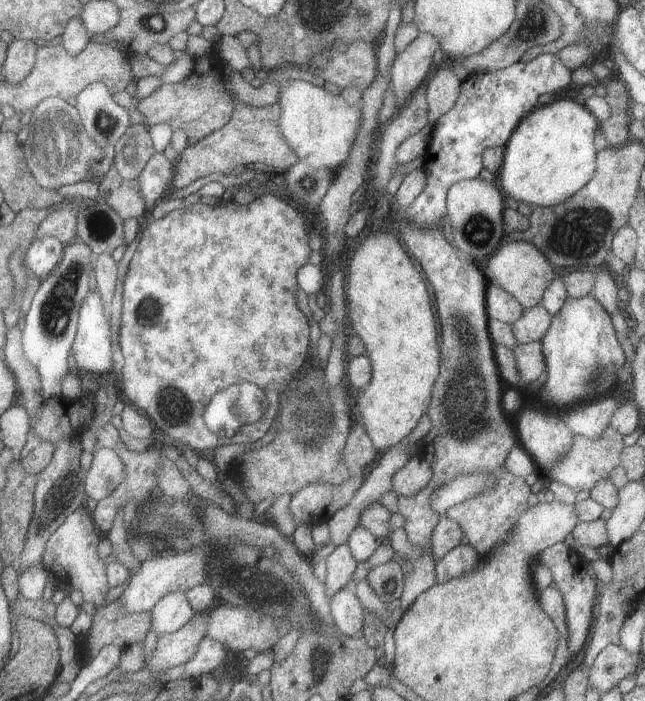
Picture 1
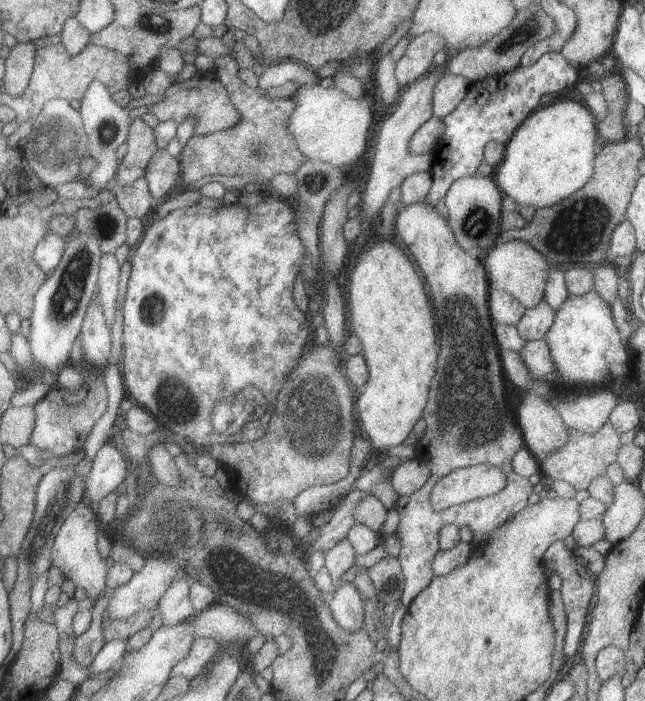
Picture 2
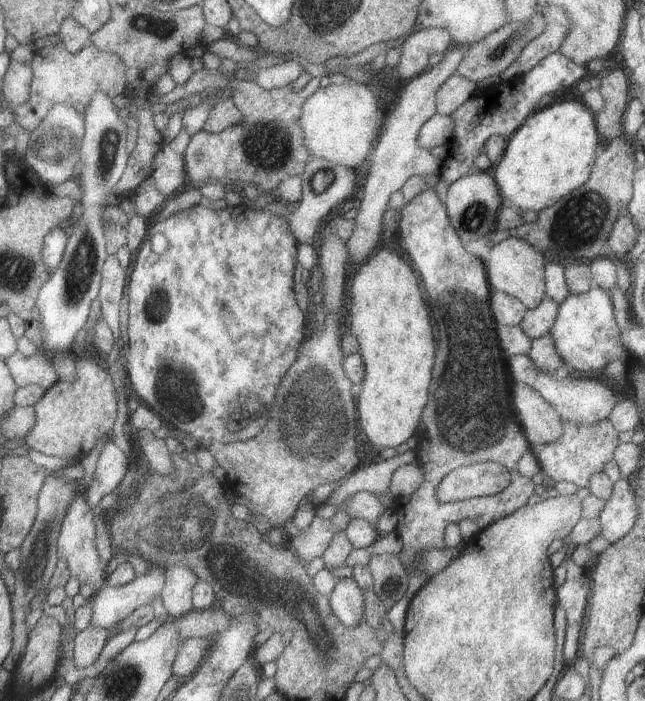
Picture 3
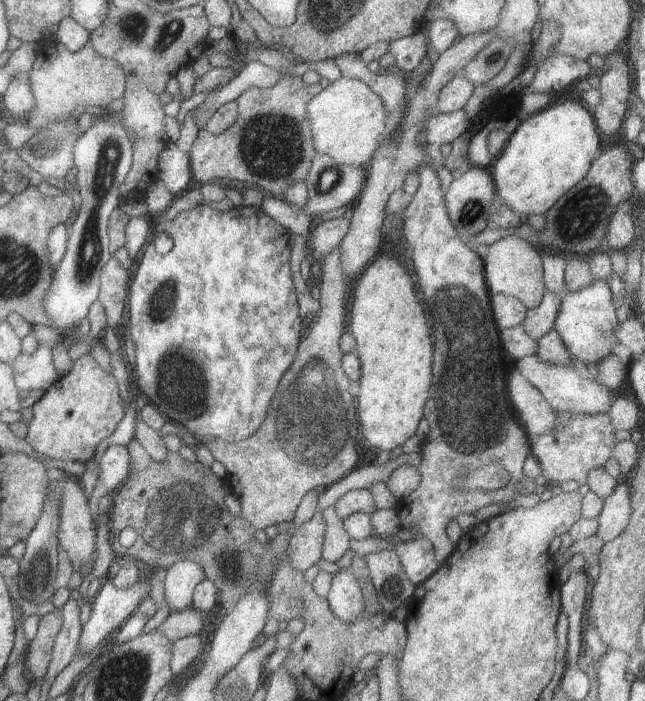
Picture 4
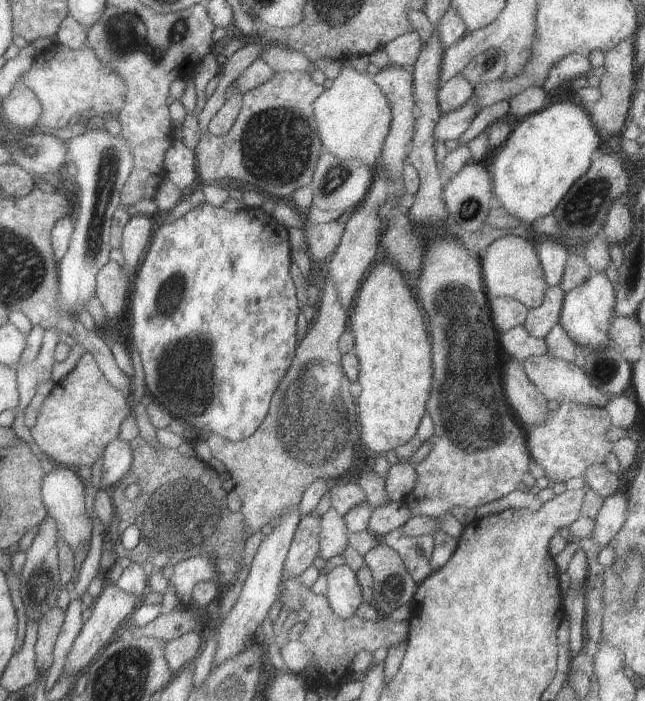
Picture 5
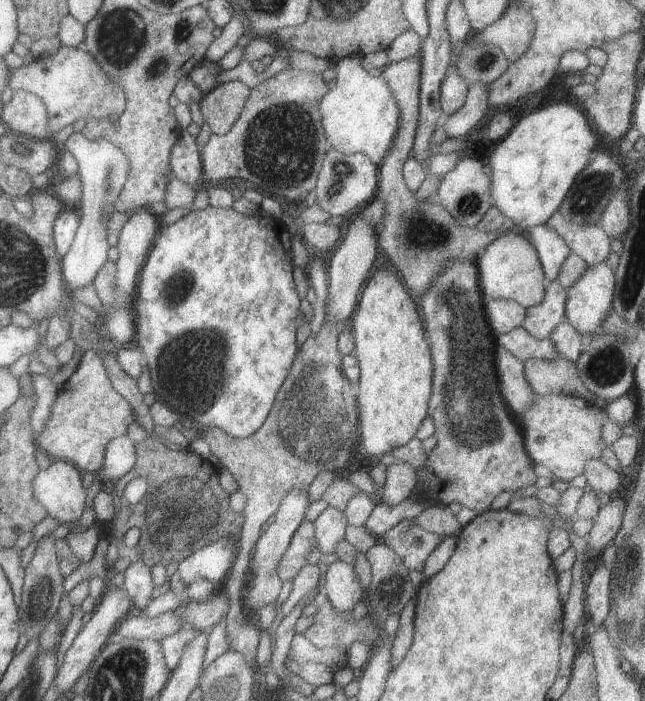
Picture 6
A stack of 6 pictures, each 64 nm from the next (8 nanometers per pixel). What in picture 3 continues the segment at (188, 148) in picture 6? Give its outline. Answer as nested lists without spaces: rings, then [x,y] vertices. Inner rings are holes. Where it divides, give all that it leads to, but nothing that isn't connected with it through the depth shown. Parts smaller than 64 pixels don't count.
[[[169,144],[161,146],[157,156],[153,158],[153,172],[151,178],[155,180],[155,188],[167,198],[173,192],[181,192],[187,180],[185,172],[185,158],[171,150]]]

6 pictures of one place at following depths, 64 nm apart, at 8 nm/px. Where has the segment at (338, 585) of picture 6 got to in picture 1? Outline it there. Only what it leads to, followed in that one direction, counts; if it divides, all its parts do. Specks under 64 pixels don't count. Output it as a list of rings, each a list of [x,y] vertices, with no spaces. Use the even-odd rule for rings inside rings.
[[[345,586],[337,594],[329,598],[333,626],[339,630],[339,634],[361,638],[365,628],[365,608],[361,606],[359,596],[355,596],[353,586]]]

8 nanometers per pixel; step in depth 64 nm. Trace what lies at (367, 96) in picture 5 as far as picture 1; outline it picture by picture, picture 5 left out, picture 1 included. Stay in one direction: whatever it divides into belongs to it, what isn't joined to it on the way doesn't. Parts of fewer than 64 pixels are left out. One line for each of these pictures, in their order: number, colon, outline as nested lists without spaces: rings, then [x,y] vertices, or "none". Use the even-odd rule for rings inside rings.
1: [[[295,80],[295,82],[283,82],[283,88],[279,88],[279,104],[281,104],[281,118],[279,118],[279,130],[287,144],[295,150],[299,156],[299,162],[305,162],[313,166],[315,170],[319,168],[331,168],[339,170],[343,162],[347,160],[355,138],[357,130],[361,126],[361,102],[349,106],[341,94],[331,96],[323,86],[315,86],[305,80]]]
2: [[[319,84],[311,88],[297,88],[293,100],[297,102],[293,114],[289,116],[287,128],[295,136],[299,152],[313,162],[327,162],[335,168],[353,166],[361,156],[369,152],[367,132],[373,126],[373,106],[367,90],[359,98],[349,98],[337,86],[321,88]]]
3: [[[351,80],[347,84],[329,84],[309,96],[303,104],[299,124],[303,128],[303,144],[311,156],[347,168],[357,168],[363,160],[371,158],[373,140],[377,140],[383,128],[383,110],[377,100],[379,98],[371,92],[371,88]]]
4: [[[341,76],[309,100],[307,118],[311,124],[311,138],[319,154],[331,156],[339,164],[367,168],[377,148],[383,144],[387,110],[383,100],[363,80]]]

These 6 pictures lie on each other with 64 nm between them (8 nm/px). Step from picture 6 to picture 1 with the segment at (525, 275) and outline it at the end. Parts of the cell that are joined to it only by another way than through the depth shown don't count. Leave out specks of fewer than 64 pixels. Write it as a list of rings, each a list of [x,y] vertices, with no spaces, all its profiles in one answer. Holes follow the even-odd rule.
[[[505,240],[493,256],[489,256],[487,260],[483,260],[483,274],[487,278],[487,284],[491,286],[499,286],[505,292],[509,292],[521,306],[523,310],[527,308],[535,308],[541,304],[543,300],[543,292],[545,288],[551,284],[555,270],[551,266],[551,262],[529,242],[513,242],[513,240]]]

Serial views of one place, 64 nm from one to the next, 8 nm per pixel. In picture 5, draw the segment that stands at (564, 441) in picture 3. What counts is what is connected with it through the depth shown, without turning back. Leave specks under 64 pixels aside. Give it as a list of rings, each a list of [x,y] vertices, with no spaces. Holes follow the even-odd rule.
[[[569,400],[547,402],[545,408],[547,412],[541,422],[525,424],[525,444],[531,460],[547,472],[551,484],[565,484],[579,476],[585,478],[587,466],[605,462],[605,456],[613,450],[613,444],[607,440],[611,418],[605,408],[585,408]]]

